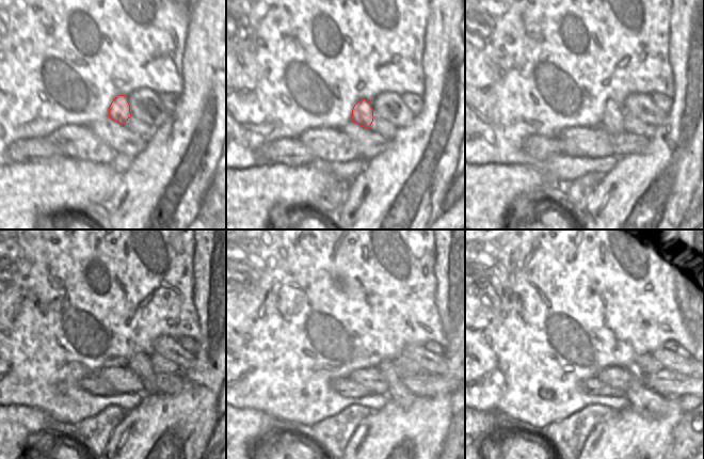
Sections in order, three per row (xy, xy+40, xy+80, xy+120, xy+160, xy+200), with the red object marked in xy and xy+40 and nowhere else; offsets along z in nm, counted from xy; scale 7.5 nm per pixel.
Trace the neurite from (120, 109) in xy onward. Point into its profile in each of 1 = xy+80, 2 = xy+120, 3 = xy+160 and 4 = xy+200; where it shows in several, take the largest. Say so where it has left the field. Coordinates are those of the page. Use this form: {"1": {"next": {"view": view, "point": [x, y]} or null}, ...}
{"1": {"next": {"view": "xy+80", "point": [611, 122]}}, "2": {"next": {"view": "xy+120", "point": [140, 364]}}, "3": {"next": {"view": "xy+160", "point": [397, 392]}}, "4": {"next": {"view": "xy+200", "point": [642, 399]}}}

